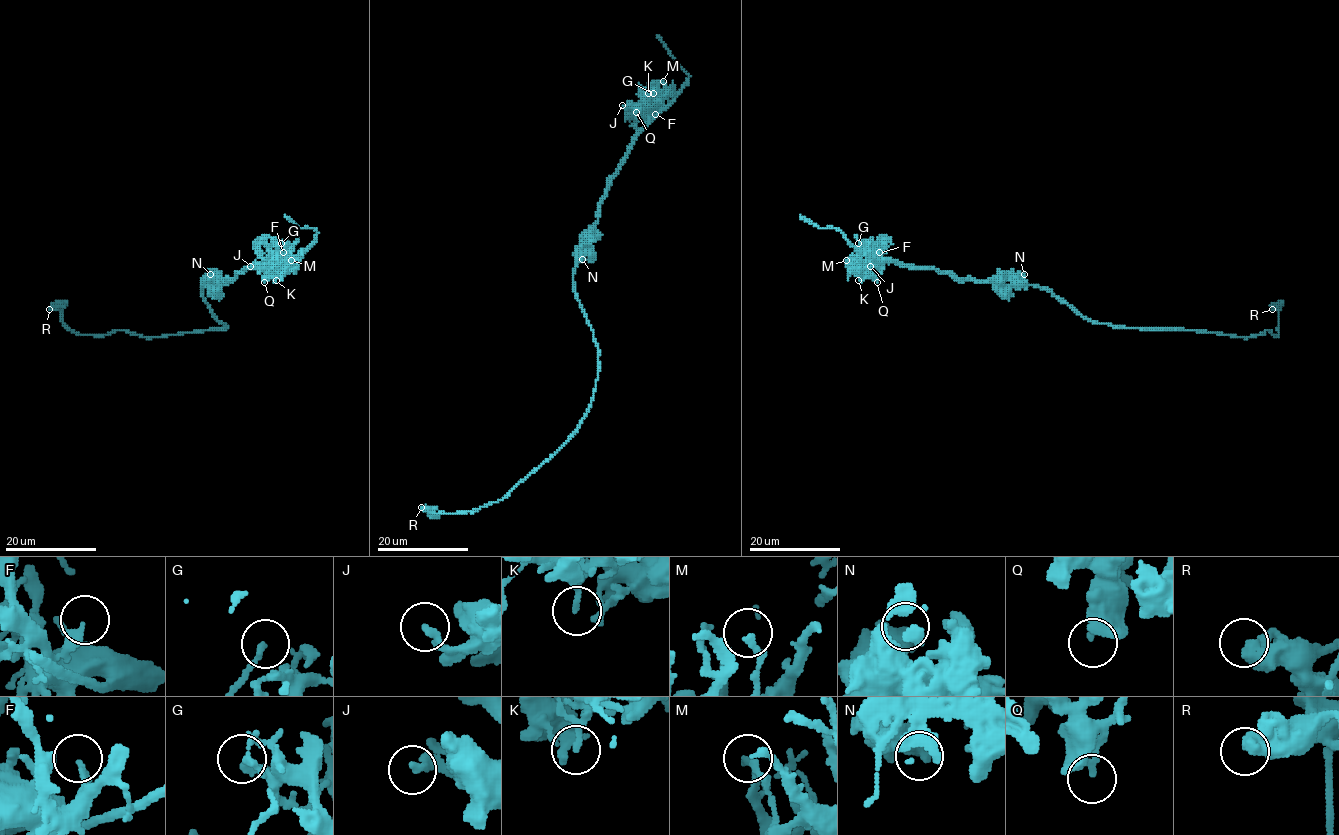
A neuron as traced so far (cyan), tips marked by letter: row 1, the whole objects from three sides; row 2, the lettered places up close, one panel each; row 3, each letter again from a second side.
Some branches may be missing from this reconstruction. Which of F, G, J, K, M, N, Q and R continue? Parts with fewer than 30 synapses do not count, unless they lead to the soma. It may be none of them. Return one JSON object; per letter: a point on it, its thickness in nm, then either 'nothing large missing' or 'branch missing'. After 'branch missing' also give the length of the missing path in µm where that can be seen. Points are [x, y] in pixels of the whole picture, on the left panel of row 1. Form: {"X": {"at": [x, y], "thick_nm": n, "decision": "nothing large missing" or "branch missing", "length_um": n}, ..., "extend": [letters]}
{"F": {"at": [283, 252], "thick_nm": 240, "decision": "nothing large missing"}, "G": {"at": [281, 243], "thick_nm": 150, "decision": "nothing large missing"}, "J": {"at": [250, 266], "thick_nm": 240, "decision": "nothing large missing"}, "K": {"at": [276, 280], "thick_nm": 110, "decision": "nothing large missing"}, "M": {"at": [291, 260], "thick_nm": 130, "decision": "nothing large missing"}, "N": {"at": [210, 274], "thick_nm": 600, "decision": "nothing large missing"}, "Q": {"at": [264, 282], "thick_nm": 300, "decision": "nothing large missing"}, "R": {"at": [49, 309], "thick_nm": 550, "decision": "nothing large missing"}, "extend": []}

